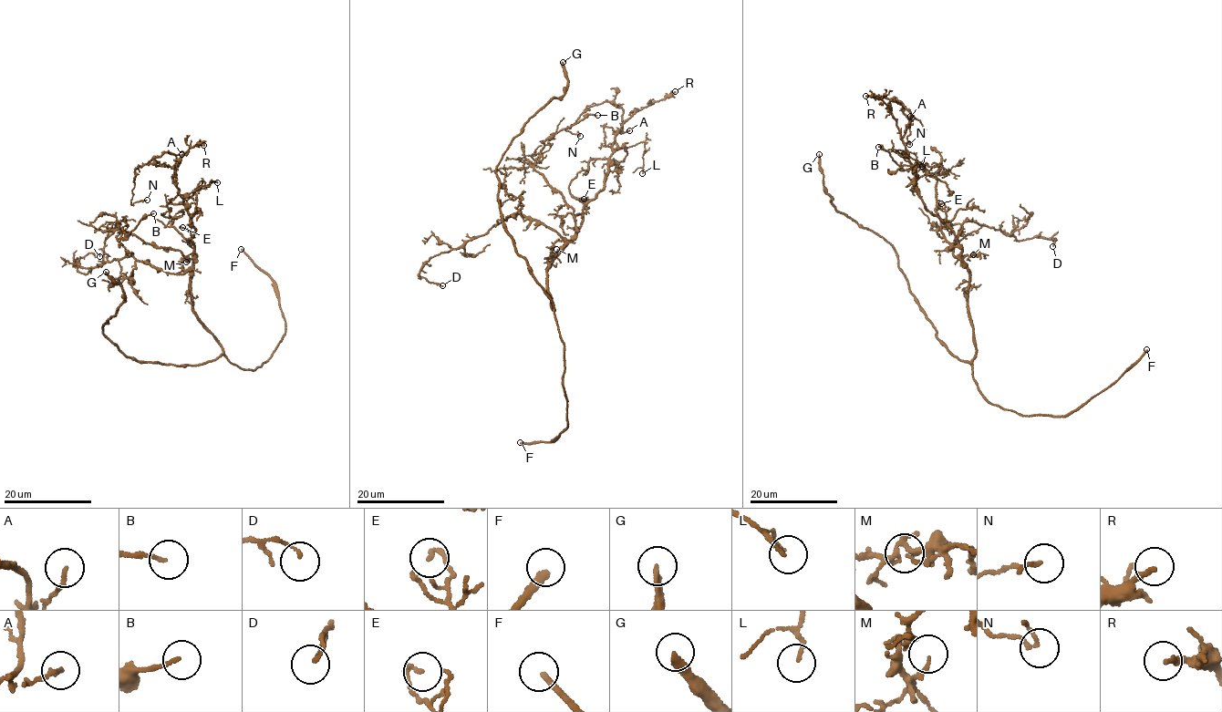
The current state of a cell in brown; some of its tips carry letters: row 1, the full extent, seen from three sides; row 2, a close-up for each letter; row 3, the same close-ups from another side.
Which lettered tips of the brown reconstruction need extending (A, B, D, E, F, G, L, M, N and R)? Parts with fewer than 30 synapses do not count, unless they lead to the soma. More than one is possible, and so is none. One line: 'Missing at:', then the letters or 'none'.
Missing at: F, G

